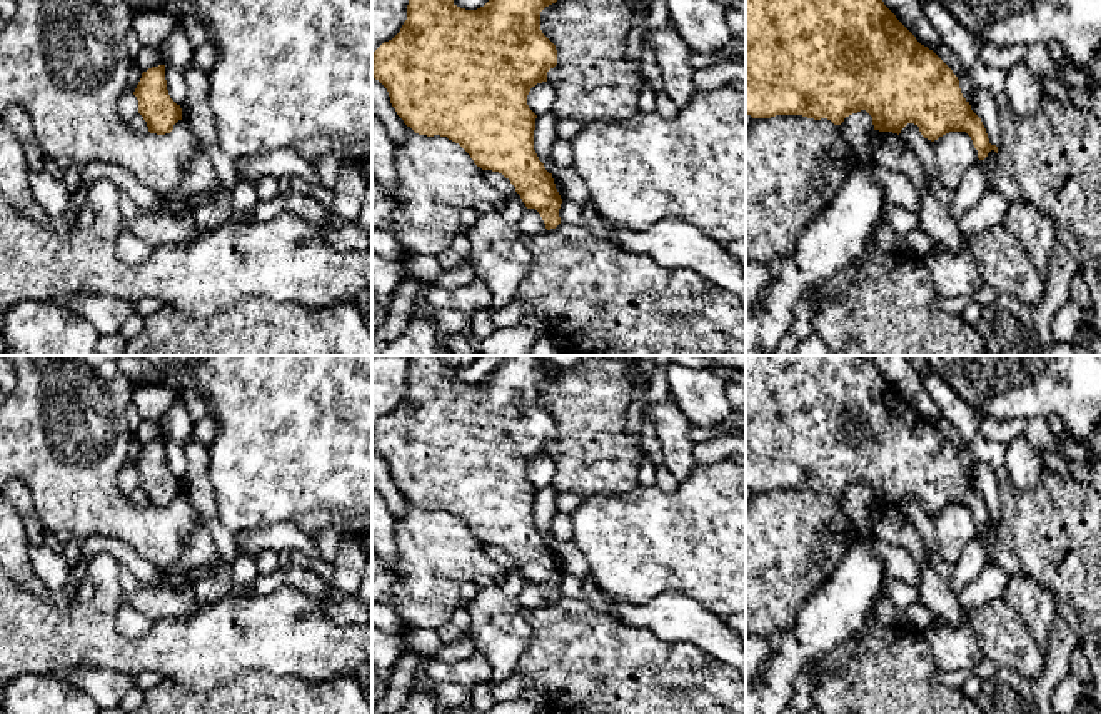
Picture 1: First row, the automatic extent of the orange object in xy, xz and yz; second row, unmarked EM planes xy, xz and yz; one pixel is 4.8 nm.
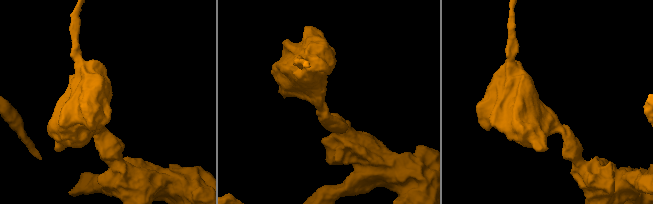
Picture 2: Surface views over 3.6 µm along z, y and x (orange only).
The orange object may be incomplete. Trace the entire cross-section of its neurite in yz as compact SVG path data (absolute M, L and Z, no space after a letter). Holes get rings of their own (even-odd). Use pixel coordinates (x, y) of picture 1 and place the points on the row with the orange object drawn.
M746 0L746 113L752 118L802 115L841 125L846 117L866 110L874 130L901 133L907 123L934 142L949 132L966 132L978 158L998 147L989 143L981 118L963 97L953 70L896 18L882 0Z

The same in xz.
M409 0L407 20L400 32L372 53L372 78L389 92L397 115L419 135L440 135L459 143L482 170L502 173L515 187L527 209L535 209L545 229L561 224L562 199L552 173L534 150L537 115L527 105L527 95L537 83L547 82L547 72L557 65L556 45L540 30L540 12L557 0L489 0L477 10L465 10L454 0Z

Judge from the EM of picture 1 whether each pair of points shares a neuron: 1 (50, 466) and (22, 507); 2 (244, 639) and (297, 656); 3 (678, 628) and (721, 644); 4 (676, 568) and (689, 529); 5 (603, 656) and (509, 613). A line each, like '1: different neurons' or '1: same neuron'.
1: different neurons
2: same neuron
3: same neuron
4: same neuron
5: different neurons

